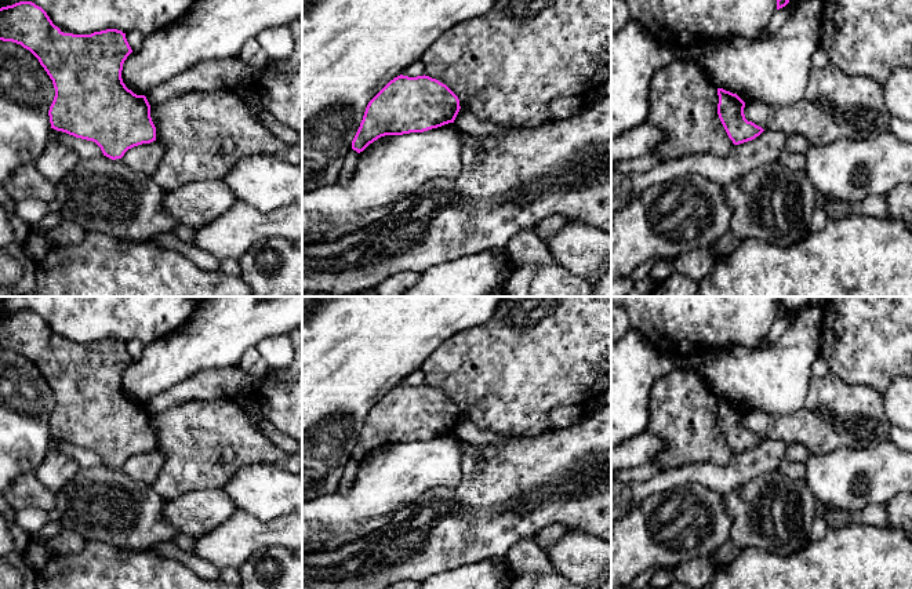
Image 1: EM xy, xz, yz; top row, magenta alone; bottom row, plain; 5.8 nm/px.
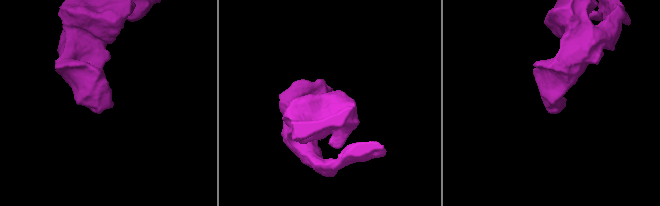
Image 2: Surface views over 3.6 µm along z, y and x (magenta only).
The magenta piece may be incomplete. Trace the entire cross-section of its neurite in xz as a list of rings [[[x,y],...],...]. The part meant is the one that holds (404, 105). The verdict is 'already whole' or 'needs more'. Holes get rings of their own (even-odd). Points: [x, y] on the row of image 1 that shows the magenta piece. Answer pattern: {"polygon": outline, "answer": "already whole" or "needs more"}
{"polygon": [[[397,76],[367,105],[352,149],[363,152],[385,135],[424,132],[454,123],[459,112],[458,97],[429,76]]], "answer": "already whole"}

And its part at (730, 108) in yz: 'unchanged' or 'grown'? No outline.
unchanged

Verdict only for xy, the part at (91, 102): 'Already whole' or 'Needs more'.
Already whole

